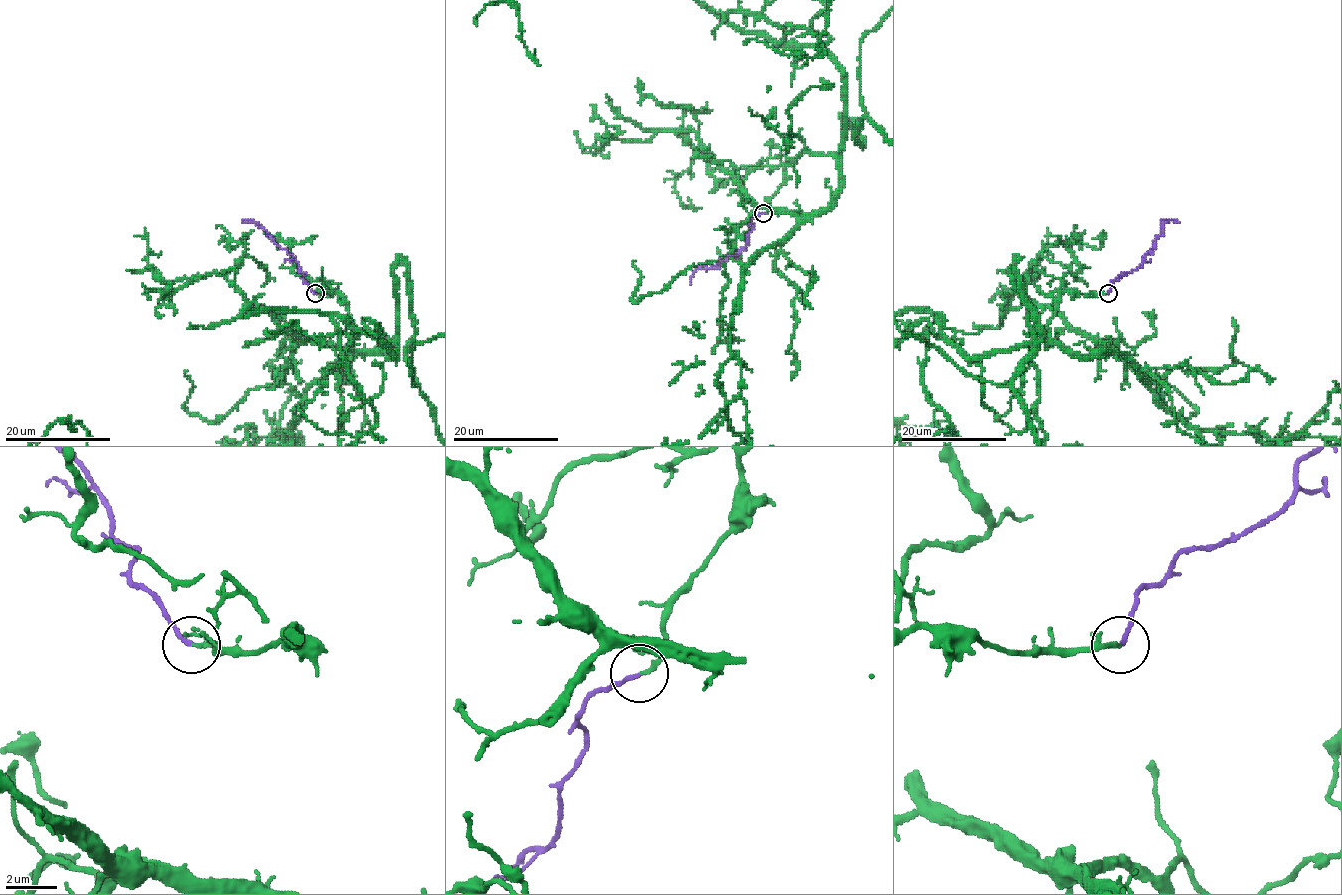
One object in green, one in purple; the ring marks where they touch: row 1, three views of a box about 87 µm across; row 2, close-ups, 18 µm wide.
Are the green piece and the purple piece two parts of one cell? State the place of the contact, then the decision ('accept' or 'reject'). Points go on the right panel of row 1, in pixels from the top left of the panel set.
at (1108, 293); accept

